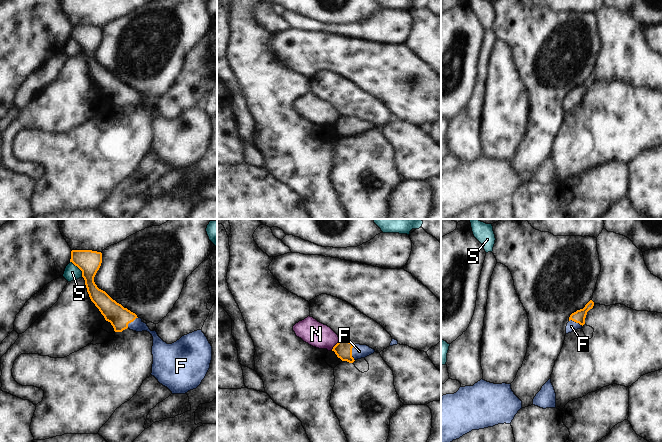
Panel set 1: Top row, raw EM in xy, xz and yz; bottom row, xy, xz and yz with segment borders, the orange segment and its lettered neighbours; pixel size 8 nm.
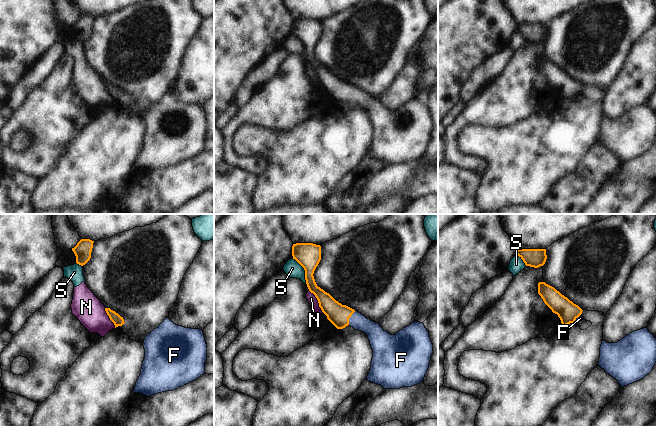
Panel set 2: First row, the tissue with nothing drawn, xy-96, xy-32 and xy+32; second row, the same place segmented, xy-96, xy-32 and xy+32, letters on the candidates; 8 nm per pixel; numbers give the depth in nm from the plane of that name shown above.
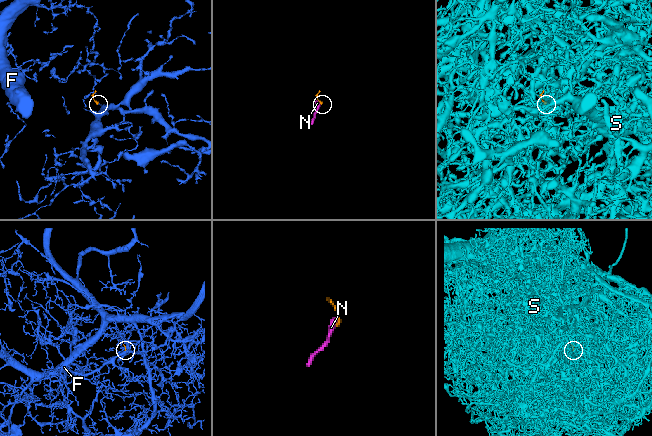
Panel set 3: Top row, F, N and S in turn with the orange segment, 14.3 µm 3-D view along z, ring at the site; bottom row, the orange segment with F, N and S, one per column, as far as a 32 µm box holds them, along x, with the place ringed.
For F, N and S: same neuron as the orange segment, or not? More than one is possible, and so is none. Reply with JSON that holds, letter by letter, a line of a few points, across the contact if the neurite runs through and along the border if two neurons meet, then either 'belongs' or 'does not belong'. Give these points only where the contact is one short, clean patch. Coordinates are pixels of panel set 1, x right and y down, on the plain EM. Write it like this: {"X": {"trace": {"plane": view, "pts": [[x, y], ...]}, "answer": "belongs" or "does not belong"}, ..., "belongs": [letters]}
{"F": {"trace": {"plane": "xz", "pts": [[343, 125], [351, 129], [359, 127]]}, "answer": "belongs"}, "N": {"trace": {"plane": "xz", "pts": [[339, 116], [331, 125]]}, "answer": "does not belong"}, "S": {"trace": {"plane": "xy", "pts": [[70, 37], [81, 47], [82, 52]]}, "answer": "does not belong"}, "belongs": ["F"]}

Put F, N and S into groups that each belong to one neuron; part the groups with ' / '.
F / N S

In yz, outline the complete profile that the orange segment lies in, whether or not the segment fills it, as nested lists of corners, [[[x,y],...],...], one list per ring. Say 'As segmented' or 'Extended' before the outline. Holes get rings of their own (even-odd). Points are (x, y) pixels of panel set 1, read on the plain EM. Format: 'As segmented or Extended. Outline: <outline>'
Extended. Outline: [[[590,76],[583,85],[577,86],[570,91],[569,98],[566,102],[566,110],[582,104],[582,102],[585,100],[587,88],[592,85],[593,82],[594,78]]]

